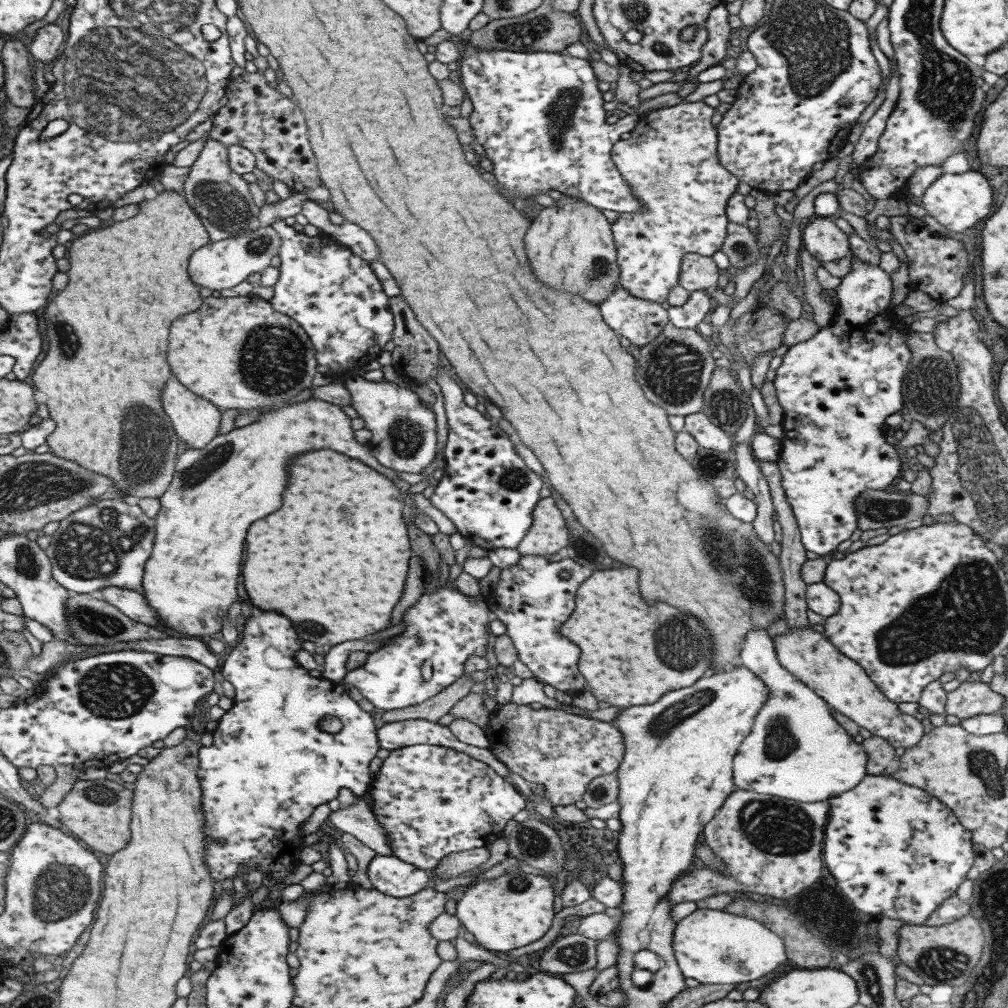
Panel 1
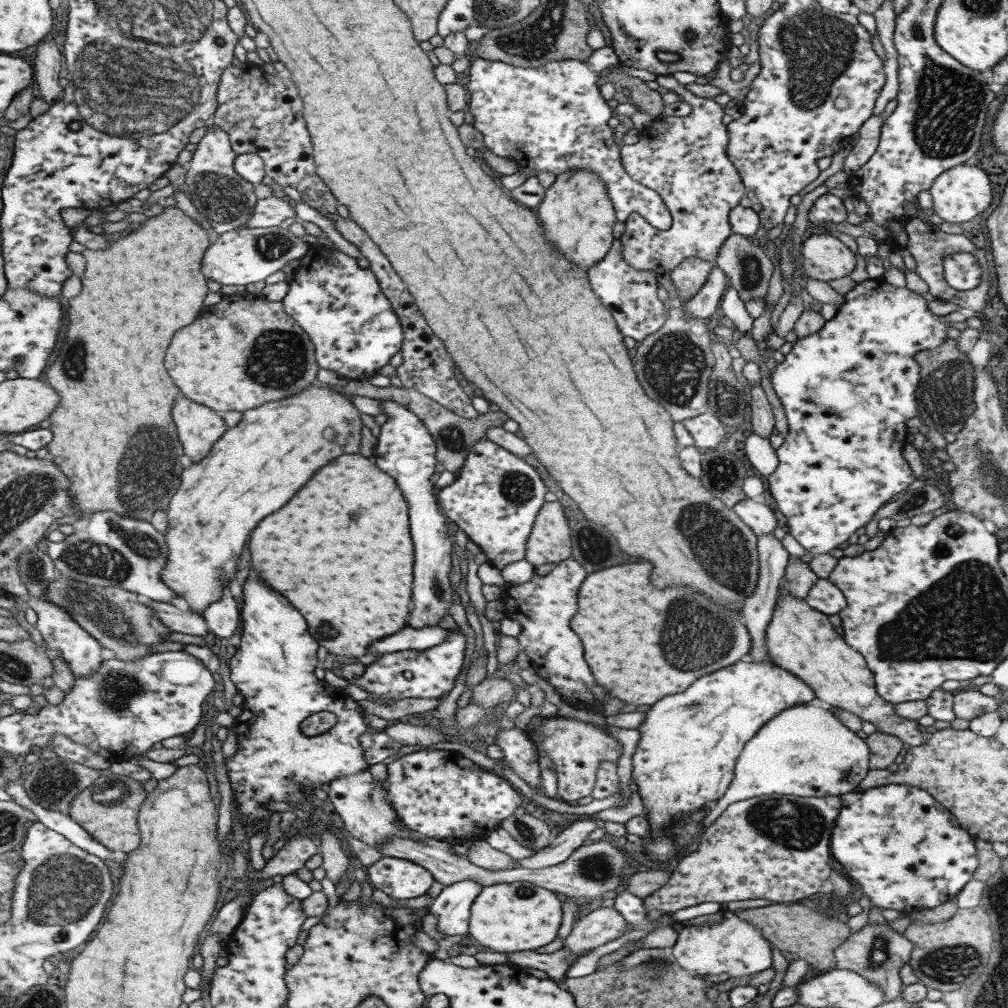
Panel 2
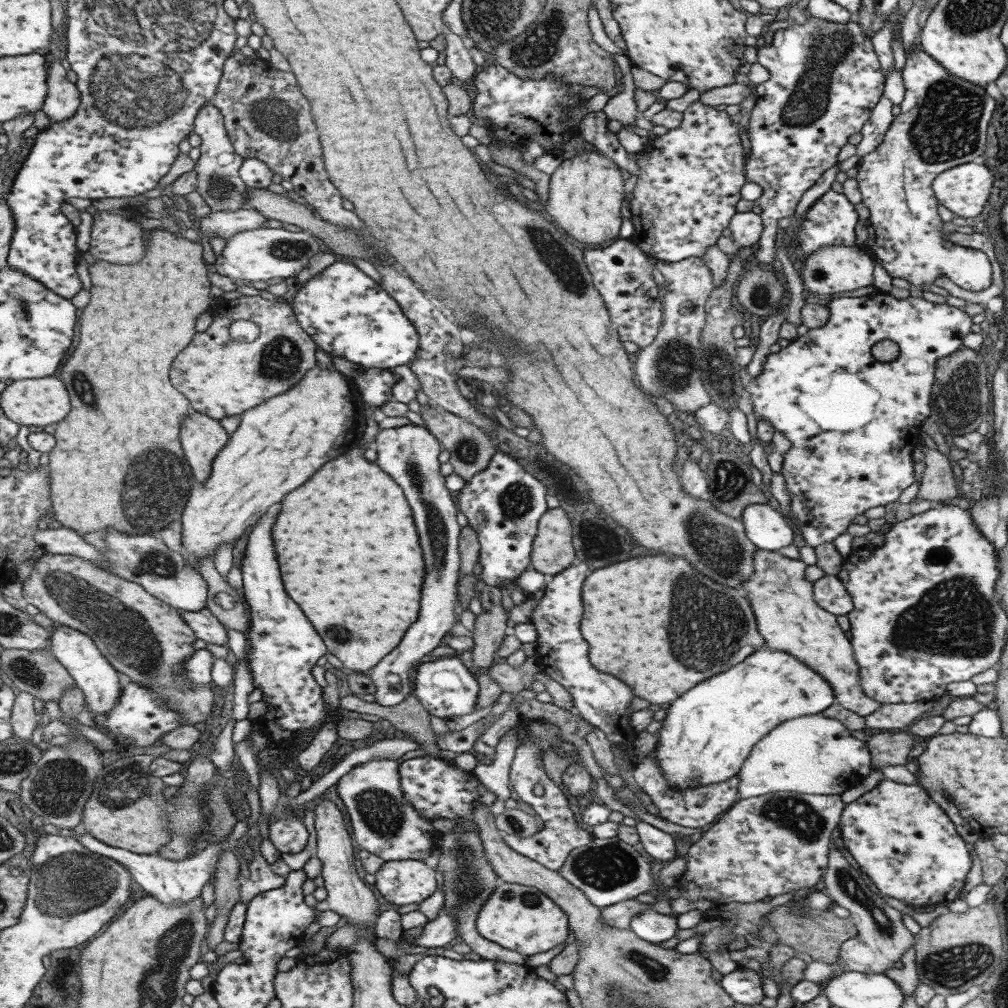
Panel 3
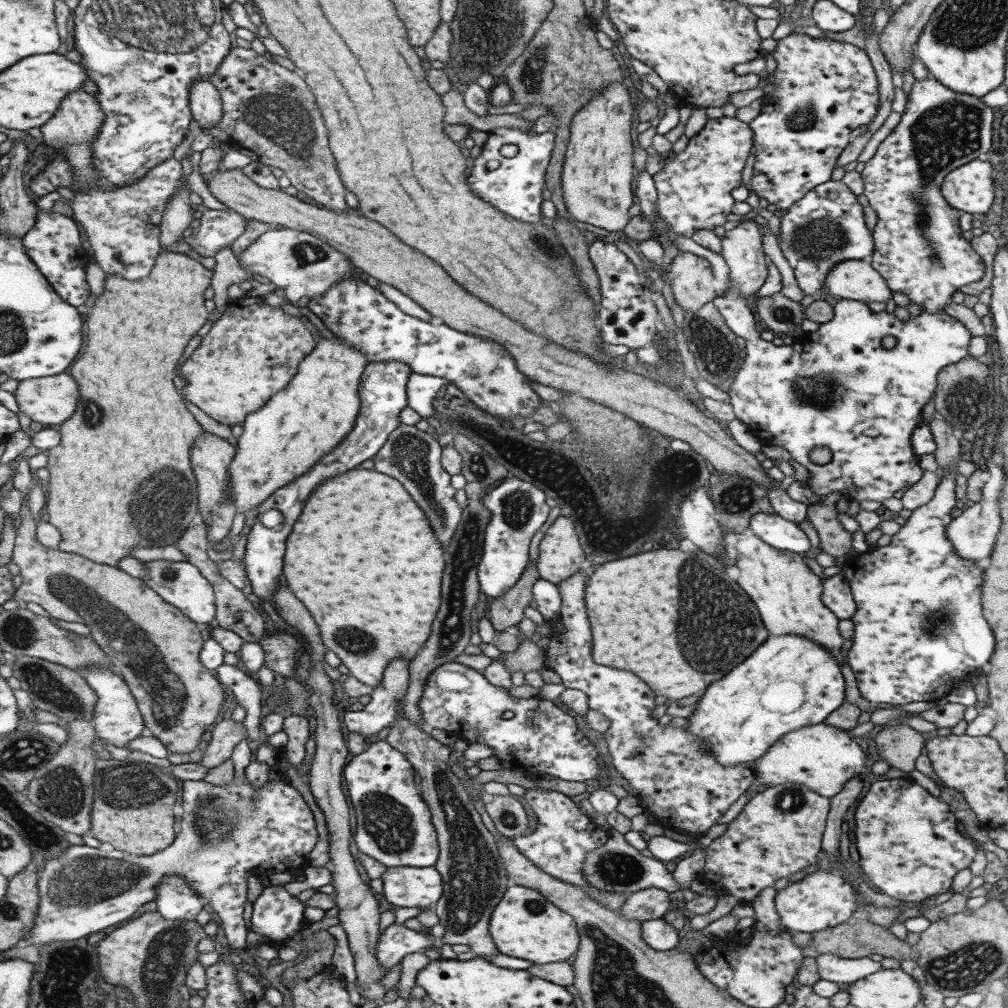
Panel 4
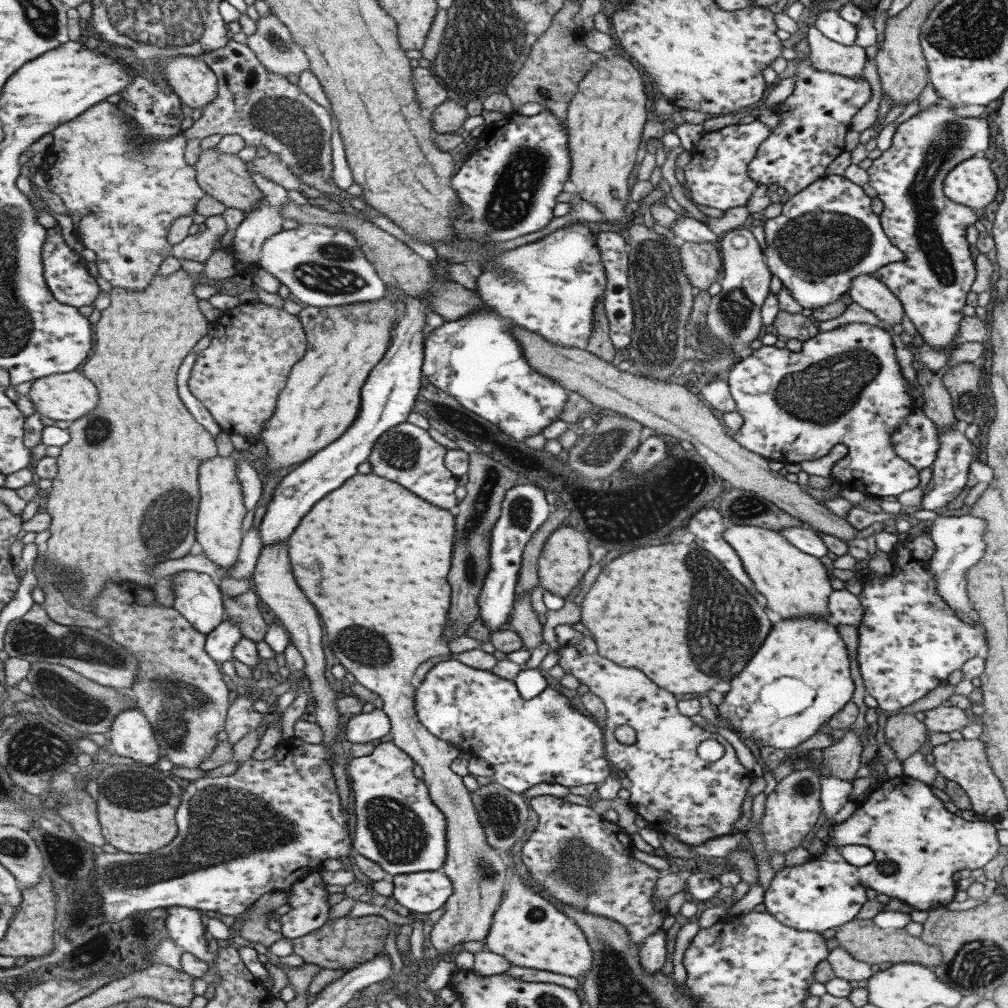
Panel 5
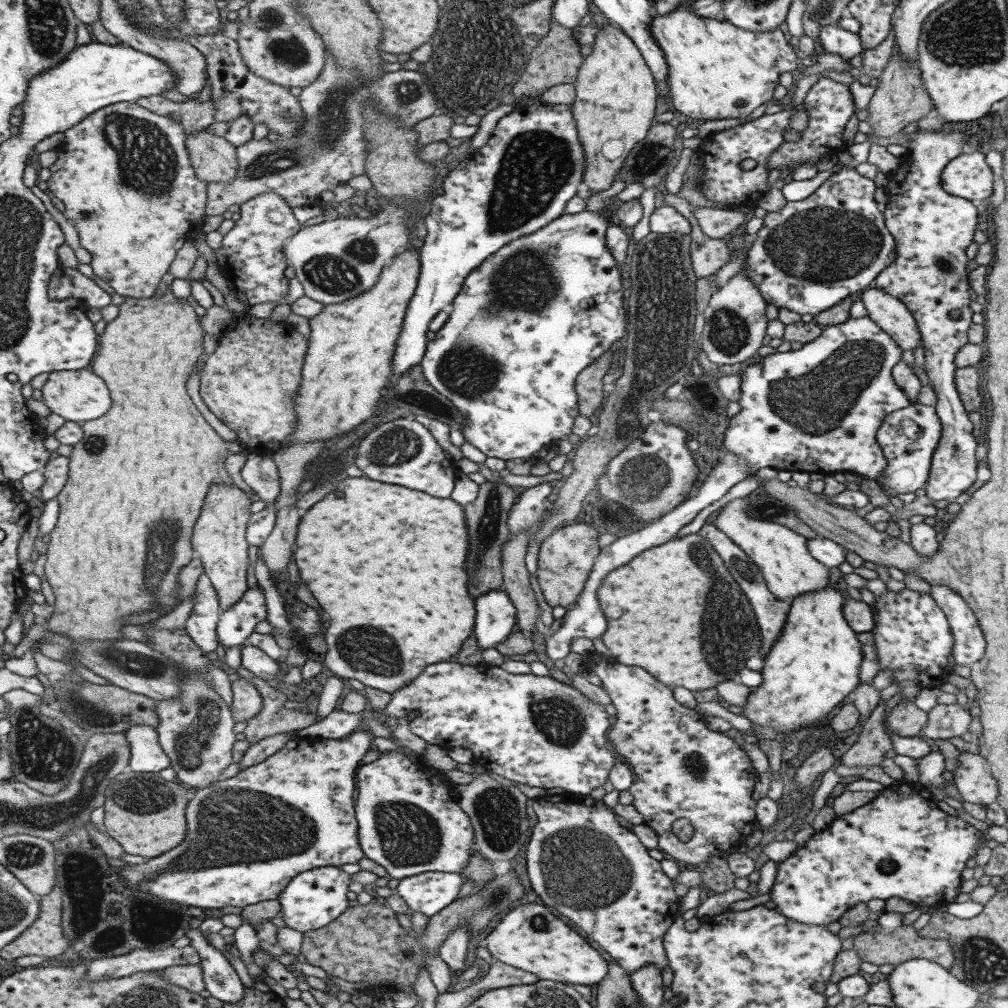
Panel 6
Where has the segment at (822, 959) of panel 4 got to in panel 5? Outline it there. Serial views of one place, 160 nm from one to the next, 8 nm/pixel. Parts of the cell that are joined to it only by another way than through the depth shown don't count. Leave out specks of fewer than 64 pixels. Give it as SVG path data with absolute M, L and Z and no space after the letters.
M841 947L831 949L825 959L837 978L856 982L869 979L872 975L869 963L855 960Z

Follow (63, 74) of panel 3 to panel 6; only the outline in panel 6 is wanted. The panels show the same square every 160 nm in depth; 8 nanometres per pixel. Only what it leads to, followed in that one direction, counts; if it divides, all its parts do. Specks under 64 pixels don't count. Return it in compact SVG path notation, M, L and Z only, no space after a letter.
M134 102L110 104L109 107L102 108L83 119L81 123L76 124L64 133L65 141L61 144L61 150L55 149L55 152L65 153L65 156L56 160L56 163L50 168L52 175L47 181L48 188L60 199L66 209L64 216L71 222L79 232L80 245L92 255L91 265L94 268L95 275L101 278L107 285L115 290L124 298L133 297L136 299L148 299L156 296L156 292L162 285L162 280L167 272L172 268L178 252L182 250L183 244L193 243L193 239L203 224L205 216L207 189L209 184L199 180L197 174L189 159L189 150L186 149L186 133L179 120L173 121L167 118L167 115L161 116L144 106L139 106Z

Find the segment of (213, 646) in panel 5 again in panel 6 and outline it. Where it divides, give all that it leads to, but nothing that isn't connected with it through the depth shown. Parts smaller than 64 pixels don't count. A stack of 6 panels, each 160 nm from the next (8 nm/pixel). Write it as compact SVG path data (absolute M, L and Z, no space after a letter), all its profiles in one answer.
M258 585L252 586L237 603L221 611L217 632L219 646L226 651L243 645L243 641L254 632L258 622L265 620L263 591Z

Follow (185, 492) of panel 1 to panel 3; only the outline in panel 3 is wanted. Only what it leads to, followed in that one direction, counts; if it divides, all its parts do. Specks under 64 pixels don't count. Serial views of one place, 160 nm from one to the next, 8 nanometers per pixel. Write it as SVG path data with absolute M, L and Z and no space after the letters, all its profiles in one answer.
M317 365L310 368L293 388L265 400L257 408L243 412L240 424L211 463L206 482L196 482L186 498L180 520L183 523L184 564L197 569L198 563L202 562L200 558L208 556L212 559L220 544L241 538L246 528L253 526L259 516L263 516L267 506L279 502L287 492L309 480L311 474L319 470L327 460L345 452L337 448L351 448L351 444L356 446L362 436L362 412L363 400L354 385L335 369L321 369Z

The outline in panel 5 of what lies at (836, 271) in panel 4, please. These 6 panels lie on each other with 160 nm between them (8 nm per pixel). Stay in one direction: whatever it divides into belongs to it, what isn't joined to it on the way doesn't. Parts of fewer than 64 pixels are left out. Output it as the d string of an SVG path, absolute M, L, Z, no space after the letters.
M855 276L846 293L853 303L872 312L879 320L890 326L901 322L904 315L901 303L873 276Z

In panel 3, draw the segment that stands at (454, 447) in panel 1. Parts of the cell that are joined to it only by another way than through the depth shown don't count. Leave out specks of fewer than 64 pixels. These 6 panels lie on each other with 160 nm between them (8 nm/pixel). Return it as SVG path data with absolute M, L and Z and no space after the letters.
M495 451L487 466L476 472L463 487L453 494L457 511L467 519L476 534L479 545L478 562L481 565L479 579L482 584L497 587L511 583L530 564L532 540L539 517L548 509L545 505L546 488L526 471L518 461L504 452Z

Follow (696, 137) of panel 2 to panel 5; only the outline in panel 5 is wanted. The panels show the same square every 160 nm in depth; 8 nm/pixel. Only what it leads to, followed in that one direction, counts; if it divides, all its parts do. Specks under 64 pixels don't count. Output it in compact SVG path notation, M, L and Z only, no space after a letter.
M759 121L746 124L734 123L715 131L706 131L698 144L691 149L691 160L682 169L689 201L693 205L727 211L729 208L744 206L757 187L747 175L747 166L755 156L759 144L767 140L769 129Z

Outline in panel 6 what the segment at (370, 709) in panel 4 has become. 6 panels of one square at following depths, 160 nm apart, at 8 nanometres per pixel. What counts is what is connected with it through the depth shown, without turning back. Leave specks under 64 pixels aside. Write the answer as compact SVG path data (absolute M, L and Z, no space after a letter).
M355 729L350 735L343 739L321 739L308 740L306 738L295 737L289 739L275 754L271 754L262 762L253 766L242 769L235 776L227 780L222 780L221 783L210 784L207 787L199 787L191 790L191 800L188 802L185 817L187 820L187 834L183 842L178 847L164 855L145 859L141 864L129 864L126 867L115 868L126 878L126 882L130 886L140 888L151 892L153 897L171 901L175 904L183 904L195 908L203 909L220 909L227 906L232 907L247 907L249 904L256 904L260 901L277 899L279 892L285 888L285 885L300 872L319 868L323 866L338 867L342 864L355 864L359 859L364 857L360 849L357 836L356 818L354 817L353 790L355 791L354 773L360 766L363 754L372 747L371 732Z

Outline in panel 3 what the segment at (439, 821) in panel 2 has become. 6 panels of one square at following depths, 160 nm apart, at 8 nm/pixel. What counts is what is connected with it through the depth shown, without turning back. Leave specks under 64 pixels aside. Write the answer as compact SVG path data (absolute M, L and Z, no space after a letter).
M427 755L403 760L399 764L398 775L402 795L425 820L429 821L434 818L451 819L471 815L476 800L485 806L491 806L497 798L497 795L484 787L472 772L465 772L457 766L449 766L443 760Z

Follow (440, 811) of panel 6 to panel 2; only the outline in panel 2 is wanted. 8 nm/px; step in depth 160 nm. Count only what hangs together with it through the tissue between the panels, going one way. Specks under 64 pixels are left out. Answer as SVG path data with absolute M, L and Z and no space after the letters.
M363 769L361 773L351 774L343 778L336 778L328 783L328 798L340 816L347 834L353 838L375 847L379 843L384 843L389 837L401 837L407 839L407 834L413 831L410 828L403 828L403 831L397 831L398 816L394 808L390 805L390 800L386 798L387 793L381 783L377 783L371 777L368 769Z

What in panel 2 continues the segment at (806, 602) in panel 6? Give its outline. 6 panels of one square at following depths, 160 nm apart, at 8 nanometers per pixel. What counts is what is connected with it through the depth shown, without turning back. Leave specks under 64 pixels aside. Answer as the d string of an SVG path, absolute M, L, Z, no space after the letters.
M771 660L735 662L701 676L684 692L663 696L644 711L643 721L637 726L639 740L631 758L630 778L637 786L637 794L642 798L643 817L648 824L648 833L643 837L643 852L651 862L665 862L675 858L676 843L665 832L671 830L676 818L687 818L695 810L716 801L724 795L732 779L737 756L743 745L772 716L786 708L814 702L813 691L793 676L779 668Z

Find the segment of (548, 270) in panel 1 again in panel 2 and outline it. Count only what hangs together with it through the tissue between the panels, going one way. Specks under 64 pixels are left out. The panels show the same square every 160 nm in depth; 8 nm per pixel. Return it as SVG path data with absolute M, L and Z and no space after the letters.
M569 169L555 177L553 184L546 188L543 200L534 209L546 240L583 270L597 264L614 241L611 228L616 218L602 182L587 169Z

